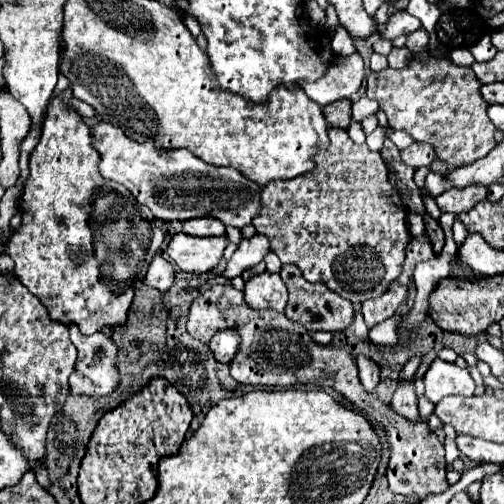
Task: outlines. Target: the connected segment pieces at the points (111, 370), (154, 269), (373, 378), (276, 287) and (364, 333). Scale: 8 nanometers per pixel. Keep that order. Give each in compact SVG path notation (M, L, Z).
M70 326L70 340L78 348L78 360L74 374L70 376L70 394L74 396L106 396L116 392L120 384L120 374L118 374L118 348L116 344L102 332L96 332L92 336L82 336L76 326Z
M156 254L148 272L146 272L144 282L152 288L158 288L158 290L166 292L174 282L174 266L168 260L164 260L160 254Z
M356 356L356 364L360 370L360 382L362 386L372 392L376 388L376 384L380 382L380 368L374 360L370 360L368 356Z
M262 272L246 282L244 298L246 298L246 304L250 304L250 308L256 308L256 310L272 308L272 310L284 312L288 290L280 274Z
M356 310L356 314L354 314L354 324L352 324L352 326L354 326L354 332L356 332L358 338L368 340L368 328L366 328L366 322L364 322L360 310Z

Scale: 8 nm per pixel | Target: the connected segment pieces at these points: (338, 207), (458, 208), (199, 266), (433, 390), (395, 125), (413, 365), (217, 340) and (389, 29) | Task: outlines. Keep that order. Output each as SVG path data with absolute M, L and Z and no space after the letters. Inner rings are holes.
M328 128L328 138L330 146L314 154L314 170L298 178L270 182L262 188L262 214L254 218L252 226L270 240L270 250L282 264L294 264L308 282L322 282L352 304L362 304L366 298L382 296L402 272L404 248L412 238L406 226L408 208L400 192L390 184L380 152L368 150L366 144L354 144L342 128Z
M466 186L466 188L452 188L446 190L436 198L436 204L440 206L442 212L452 212L460 214L466 210L472 210L472 206L478 200L484 200L488 194L486 186Z
M180 232L172 236L168 244L168 256L178 264L180 270L190 274L202 274L210 272L220 262L226 244L226 236L196 238Z
M436 358L428 368L424 376L424 384L426 384L426 398L434 404L450 394L474 396L474 388L476 388L468 370L456 364L448 364L440 358Z
M420 52L402 70L386 68L368 74L366 96L380 104L392 130L406 130L416 142L432 144L440 160L458 168L476 162L496 146L496 128L486 114L488 104L480 96L480 86L470 66L454 66L450 58L438 60L430 52Z
M412 356L412 358L406 362L406 368L400 372L400 380L408 382L408 380L410 380L410 378L416 374L418 366L420 366L420 356Z
M220 330L218 334L214 334L214 338L210 340L208 346L214 352L214 358L218 362L228 364L236 354L238 344L240 344L240 336L236 334L236 330Z
M398 12L398 14L390 16L390 20L386 22L386 28L380 32L380 36L384 40L394 40L396 36L410 34L410 32L414 32L418 28L420 28L420 20L416 20L408 12Z

